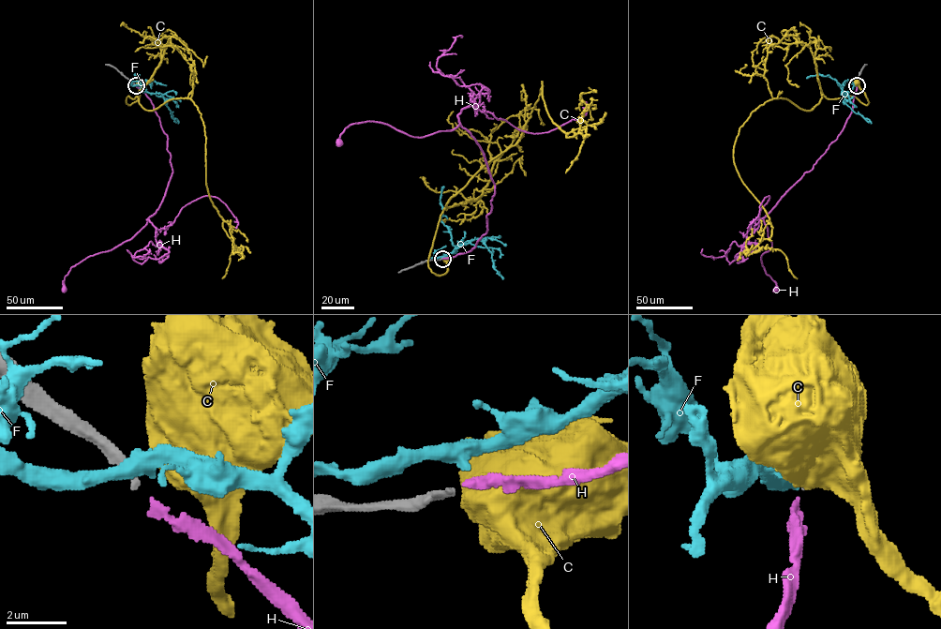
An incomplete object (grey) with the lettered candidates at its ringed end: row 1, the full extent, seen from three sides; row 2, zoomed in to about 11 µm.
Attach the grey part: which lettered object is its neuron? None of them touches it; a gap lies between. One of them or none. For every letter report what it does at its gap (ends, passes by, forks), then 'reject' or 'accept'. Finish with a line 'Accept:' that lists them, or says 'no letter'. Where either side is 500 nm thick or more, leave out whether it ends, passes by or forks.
C: reject
F: it passes by | reject
H: it ends | accept
Accept: H

